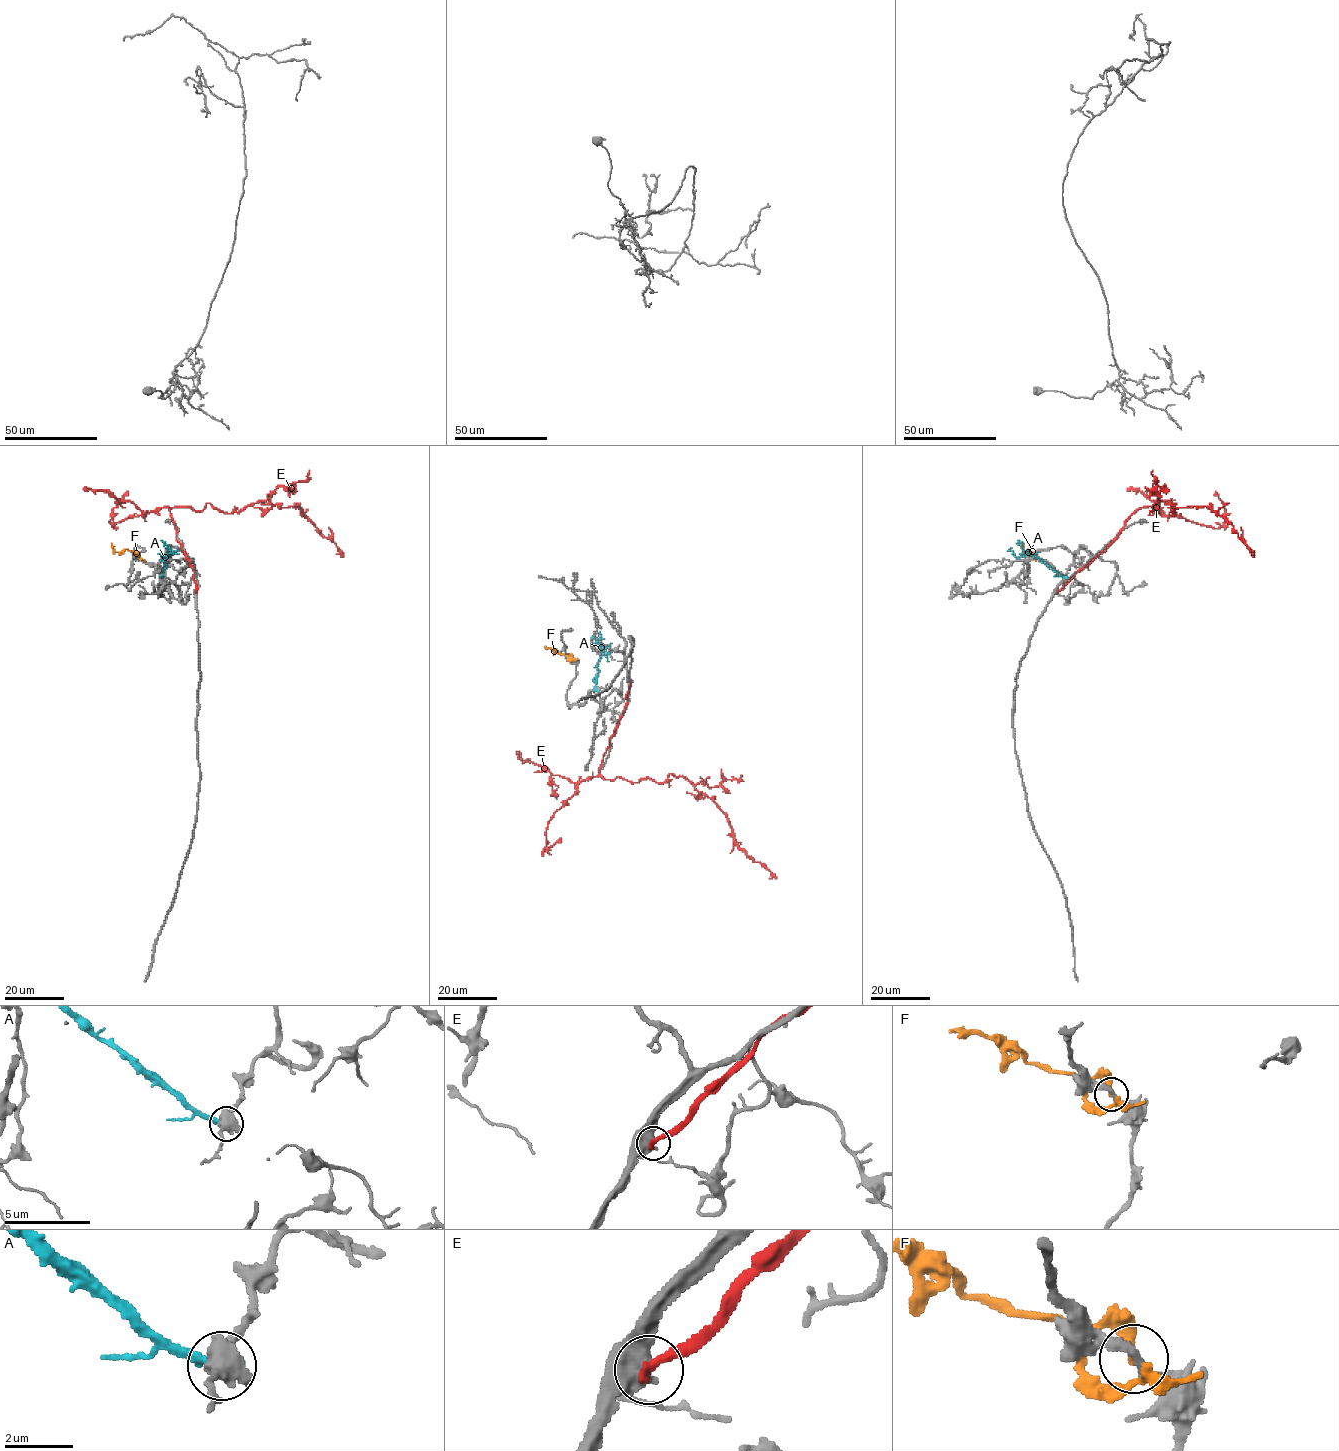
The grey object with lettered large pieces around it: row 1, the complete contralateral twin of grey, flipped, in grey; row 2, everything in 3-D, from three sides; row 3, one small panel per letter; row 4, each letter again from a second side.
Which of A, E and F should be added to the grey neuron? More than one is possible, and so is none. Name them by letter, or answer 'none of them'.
none of them

